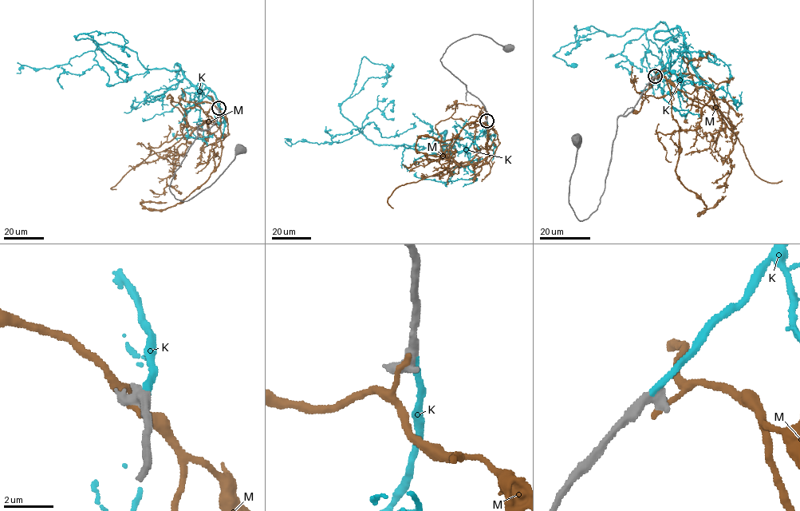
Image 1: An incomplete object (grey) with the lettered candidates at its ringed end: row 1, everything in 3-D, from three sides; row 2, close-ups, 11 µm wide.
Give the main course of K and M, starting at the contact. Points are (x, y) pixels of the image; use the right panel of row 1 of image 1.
K: (655, 76), (685, 47), (678, 27), (655, 39), (676, 41), (664, 22), (599, 30), (553, 55), (577, 66)
M: (656, 77), (650, 88), (662, 71), (694, 74), (711, 95), (703, 87), (655, 97), (637, 93), (632, 66)

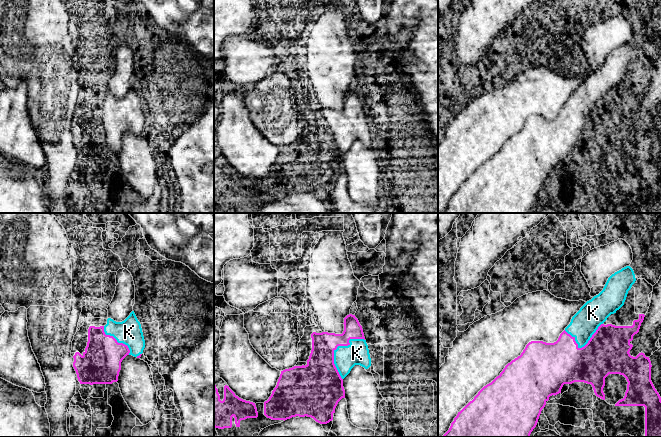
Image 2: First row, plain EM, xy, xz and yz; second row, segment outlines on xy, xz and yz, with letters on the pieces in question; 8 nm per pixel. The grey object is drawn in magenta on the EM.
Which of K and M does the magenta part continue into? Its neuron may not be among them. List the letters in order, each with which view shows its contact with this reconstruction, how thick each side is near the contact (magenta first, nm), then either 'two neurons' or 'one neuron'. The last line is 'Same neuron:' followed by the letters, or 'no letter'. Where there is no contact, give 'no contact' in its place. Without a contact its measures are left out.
K: contact in xz; calibres 280 and 190 nm; one neuron
M: no contact; two neurons
Same neuron: K

